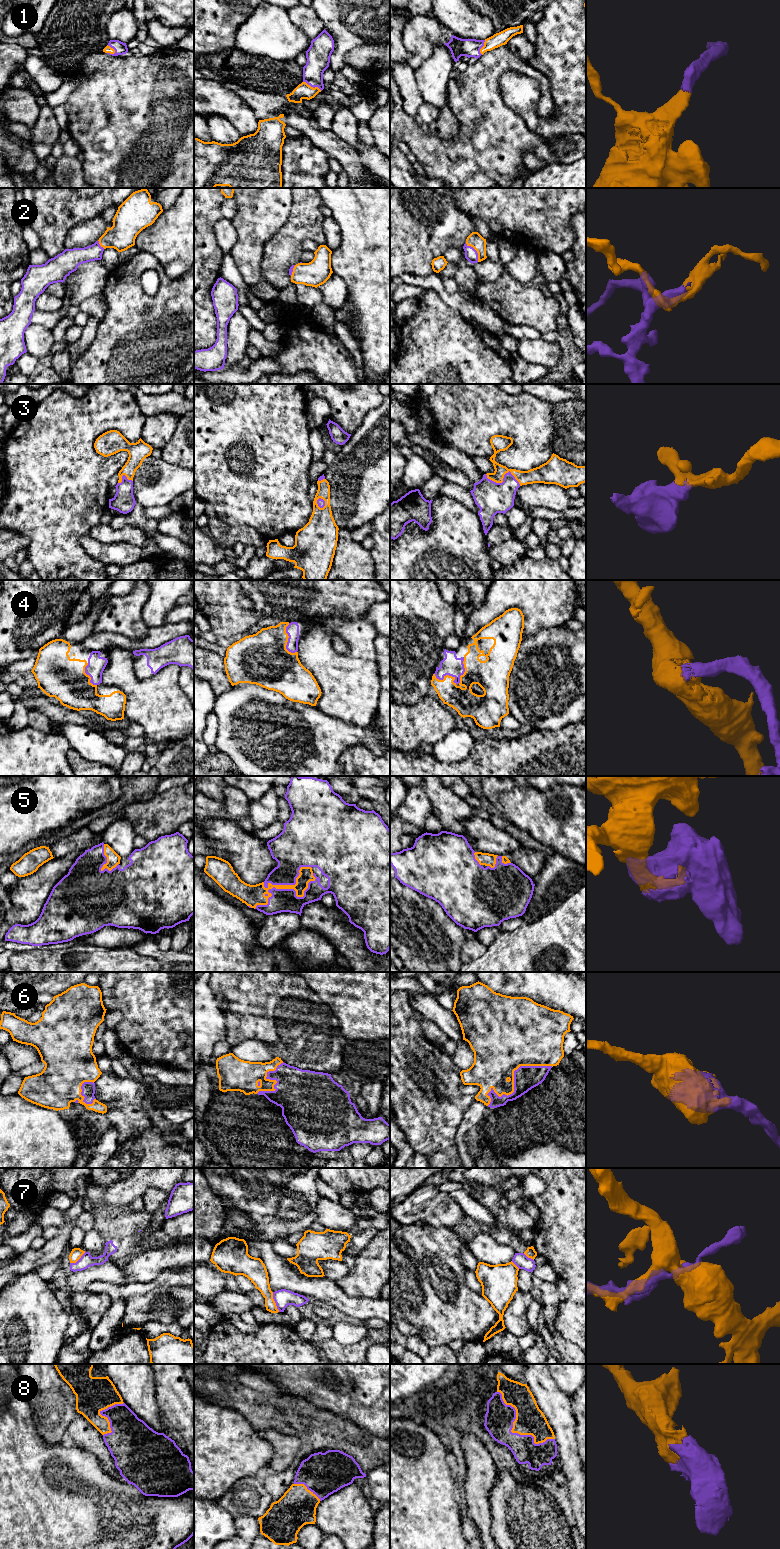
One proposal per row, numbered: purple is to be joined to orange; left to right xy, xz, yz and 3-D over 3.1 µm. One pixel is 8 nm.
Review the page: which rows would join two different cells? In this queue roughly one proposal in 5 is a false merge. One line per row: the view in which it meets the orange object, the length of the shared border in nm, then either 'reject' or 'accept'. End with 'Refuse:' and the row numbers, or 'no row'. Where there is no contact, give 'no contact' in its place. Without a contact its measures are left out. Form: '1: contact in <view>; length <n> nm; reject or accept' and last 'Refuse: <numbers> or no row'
1: contact in xz; length 170 nm; accept
2: contact in yz; length 190 nm; accept
3: contact in yz; length 300 nm; accept
4: contact in xz; length 260 nm; accept
5: contact in xz; length 550 nm; accept
6: contact in yz; length 600 nm; accept
7: contact in xz; length 170 nm; reject
8: contact in yz; length 600 nm; accept
Refuse: 7

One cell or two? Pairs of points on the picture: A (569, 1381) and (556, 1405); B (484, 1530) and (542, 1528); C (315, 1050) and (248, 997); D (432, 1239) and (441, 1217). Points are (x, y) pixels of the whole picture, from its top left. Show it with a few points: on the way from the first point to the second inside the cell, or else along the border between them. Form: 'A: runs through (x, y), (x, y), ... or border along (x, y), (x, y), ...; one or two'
A: border along (549, 1374), (554, 1383), (567, 1395); two
B: border along (489, 1506), (490, 1535), (493, 1538); two
C: runs through (298, 1033), (286, 1021), (274, 1021), (265, 1012); one
D: border along (427, 1224), (433, 1227), (448, 1227), (452, 1230); two

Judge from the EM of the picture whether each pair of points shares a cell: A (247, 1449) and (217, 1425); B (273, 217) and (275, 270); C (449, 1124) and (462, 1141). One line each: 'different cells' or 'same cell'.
A: same cell
B: different cells
C: different cells

